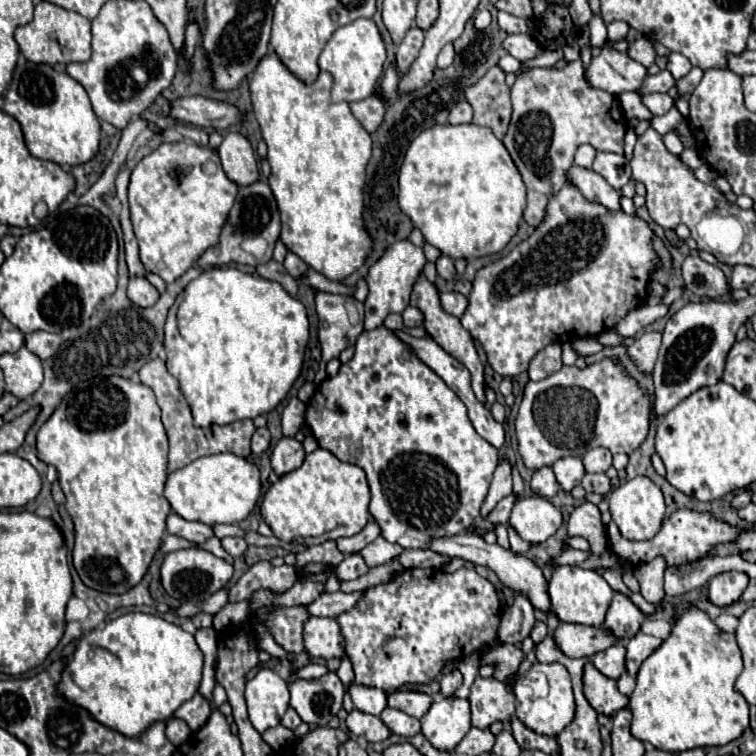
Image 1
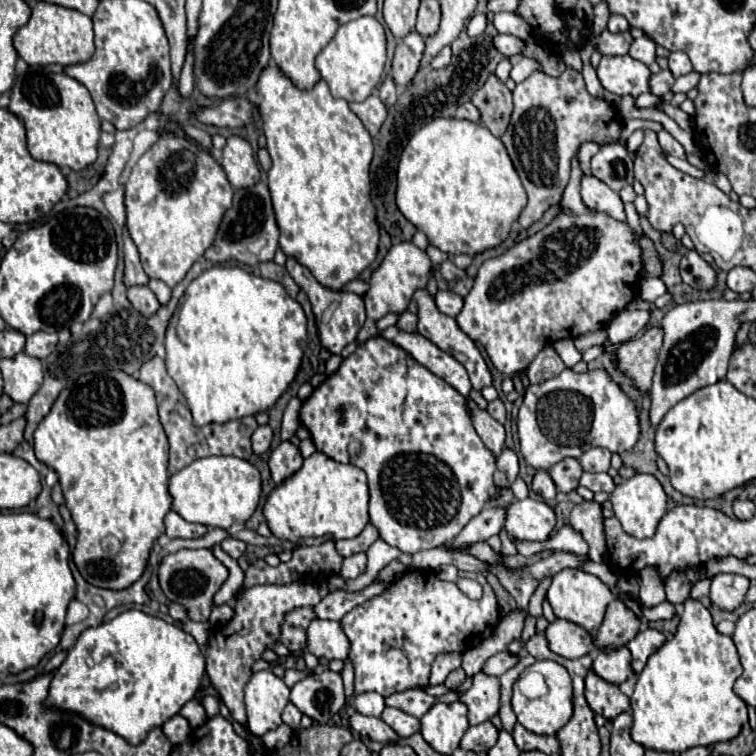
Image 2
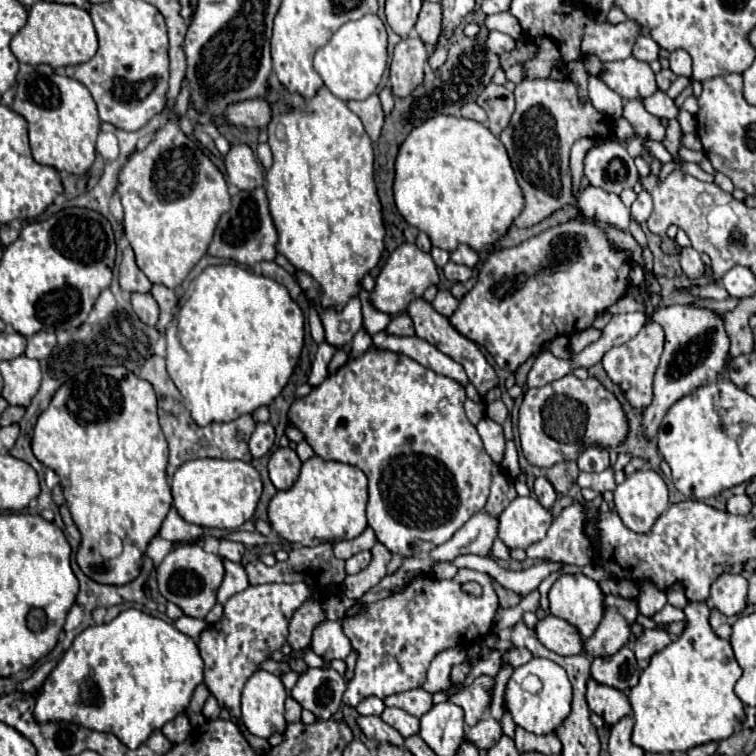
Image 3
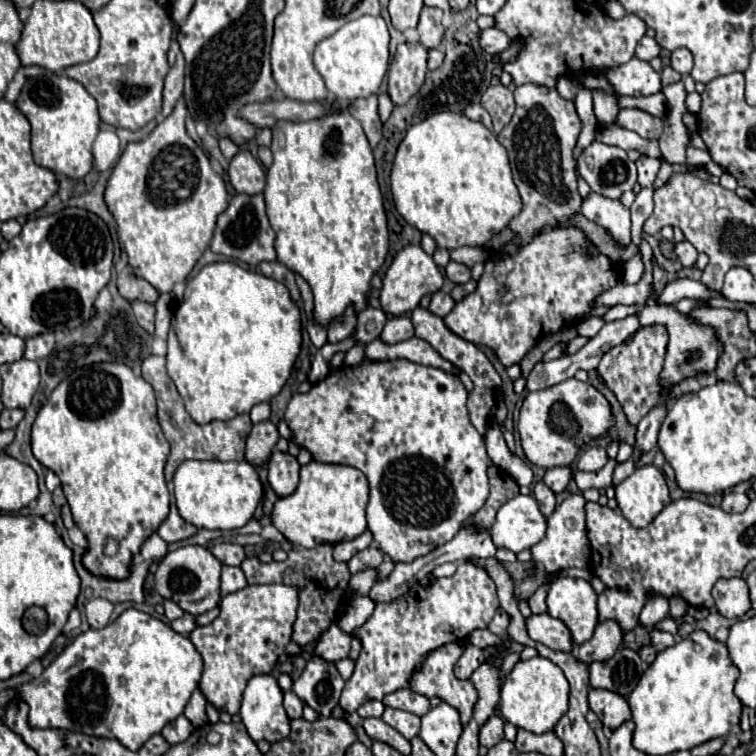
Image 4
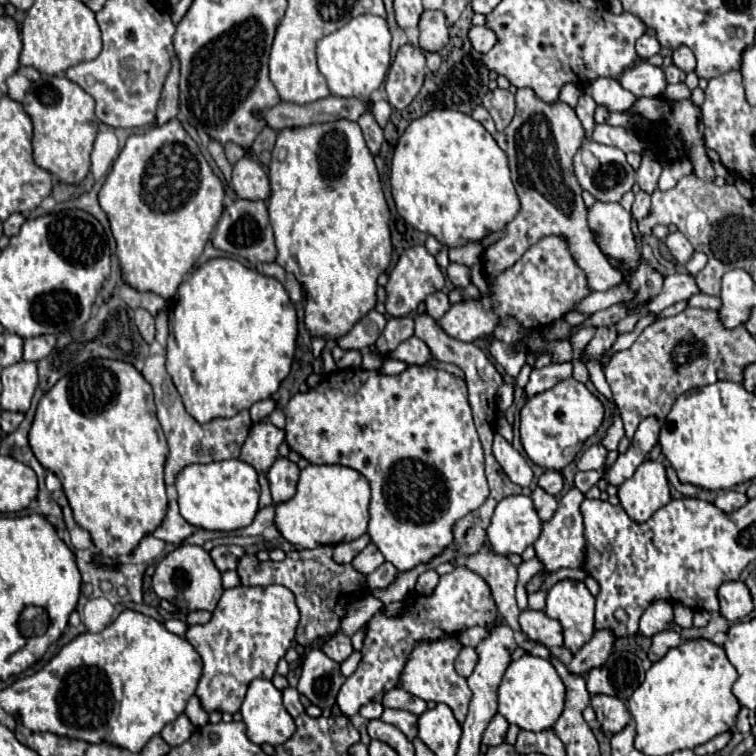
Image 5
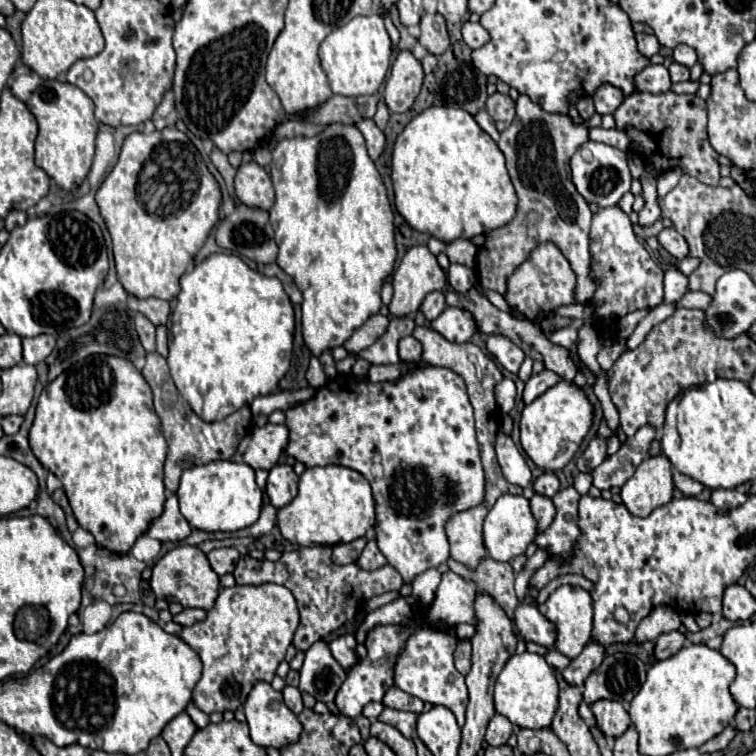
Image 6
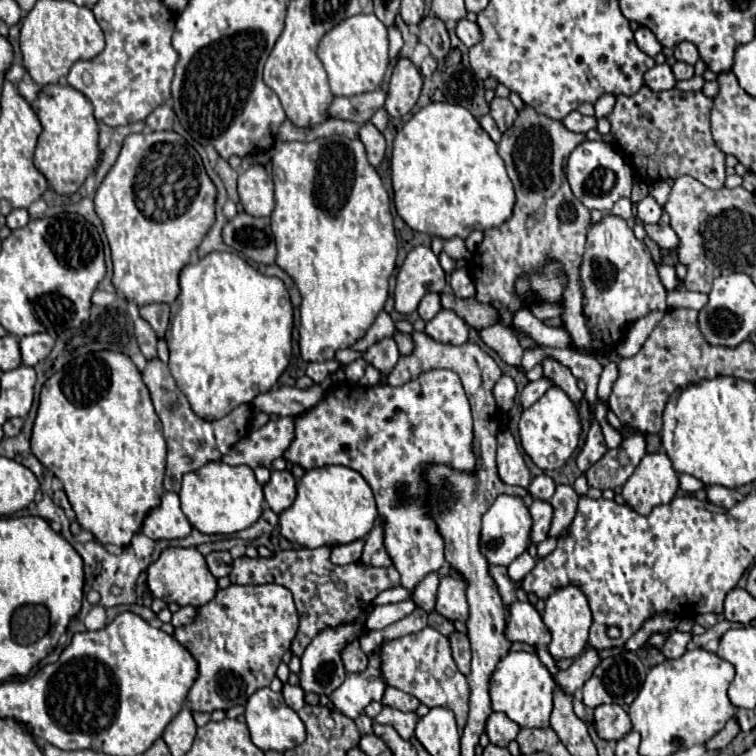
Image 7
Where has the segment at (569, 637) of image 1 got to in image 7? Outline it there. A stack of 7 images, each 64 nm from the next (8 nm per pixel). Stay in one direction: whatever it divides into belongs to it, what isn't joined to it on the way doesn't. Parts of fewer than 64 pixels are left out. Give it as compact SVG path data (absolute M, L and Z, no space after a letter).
M512 602L506 612L506 638L532 646L548 646L550 632L530 602Z

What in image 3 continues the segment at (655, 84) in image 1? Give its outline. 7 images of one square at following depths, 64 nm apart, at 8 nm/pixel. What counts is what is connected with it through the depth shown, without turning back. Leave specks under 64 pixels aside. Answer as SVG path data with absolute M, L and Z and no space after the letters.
M668 68L668 70L662 70L660 74L656 74L656 82L658 82L658 88L660 90L668 90L668 86L676 80L678 76Z

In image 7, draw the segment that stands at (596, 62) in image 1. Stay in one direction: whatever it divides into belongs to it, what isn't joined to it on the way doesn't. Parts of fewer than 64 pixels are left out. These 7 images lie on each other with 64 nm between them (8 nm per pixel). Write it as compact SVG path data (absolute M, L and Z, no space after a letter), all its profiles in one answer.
M662 64L662 66L654 66L652 70L648 70L644 74L644 84L648 88L652 88L654 92L662 92L662 90L670 90L676 86L676 78L674 78L674 72L668 64Z

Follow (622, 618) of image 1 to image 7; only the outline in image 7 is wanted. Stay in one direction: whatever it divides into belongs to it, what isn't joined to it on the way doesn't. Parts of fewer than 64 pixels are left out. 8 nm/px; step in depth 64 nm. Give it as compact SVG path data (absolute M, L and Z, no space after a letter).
M588 646L588 648L584 650L584 654L578 656L568 670L560 670L560 672L554 676L558 688L560 688L562 692L566 692L566 694L578 692L578 690L584 686L584 682L592 676L592 672L594 672L594 668L596 668L598 662L600 662L598 652Z

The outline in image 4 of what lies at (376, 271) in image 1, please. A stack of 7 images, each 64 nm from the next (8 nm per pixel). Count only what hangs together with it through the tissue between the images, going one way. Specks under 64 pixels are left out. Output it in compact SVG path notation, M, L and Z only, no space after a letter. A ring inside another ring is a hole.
M406 246L406 248L402 248L394 256L390 268L386 270L384 286L382 286L382 292L380 292L382 310L386 314L392 314L392 316L408 314L408 312L412 312L418 306L418 302L420 302L422 296L438 292L442 288L442 282L444 282L444 276L440 274L440 270L434 264L432 256L426 254L422 250L422 246ZM356 344L354 348L350 348L350 350L346 352L344 364L346 364L346 366L358 366L362 360L364 360L364 348L360 348L360 344Z

